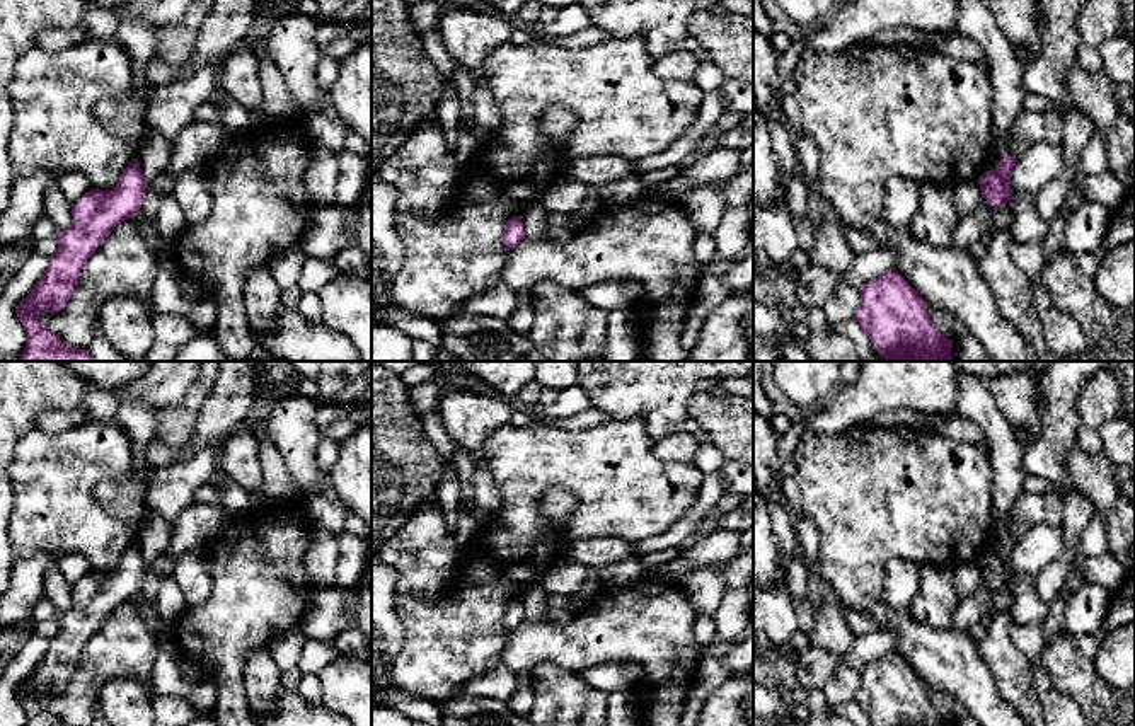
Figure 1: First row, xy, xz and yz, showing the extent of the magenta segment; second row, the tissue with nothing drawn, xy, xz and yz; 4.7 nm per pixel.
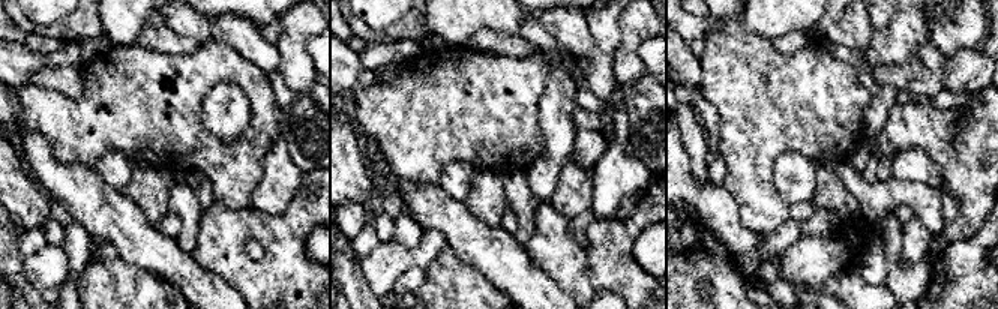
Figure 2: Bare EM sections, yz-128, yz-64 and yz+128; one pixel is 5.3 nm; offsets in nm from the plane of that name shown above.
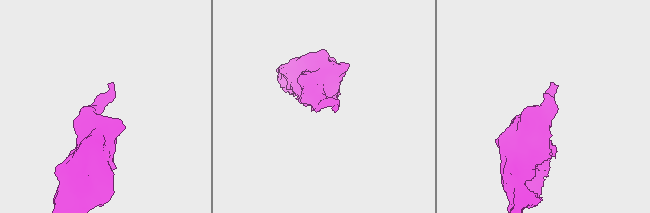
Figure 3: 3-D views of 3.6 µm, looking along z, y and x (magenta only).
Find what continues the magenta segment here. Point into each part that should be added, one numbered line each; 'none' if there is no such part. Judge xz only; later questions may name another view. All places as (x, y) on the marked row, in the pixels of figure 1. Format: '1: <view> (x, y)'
none

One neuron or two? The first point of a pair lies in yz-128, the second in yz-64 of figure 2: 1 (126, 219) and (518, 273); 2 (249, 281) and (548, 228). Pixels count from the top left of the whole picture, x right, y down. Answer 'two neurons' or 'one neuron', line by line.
1: one neuron
2: one neuron

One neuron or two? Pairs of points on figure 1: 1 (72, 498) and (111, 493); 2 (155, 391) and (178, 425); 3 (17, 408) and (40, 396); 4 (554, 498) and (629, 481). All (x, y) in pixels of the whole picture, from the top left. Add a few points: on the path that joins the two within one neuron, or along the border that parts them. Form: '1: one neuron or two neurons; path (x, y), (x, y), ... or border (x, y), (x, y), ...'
1: two neurons; border (101, 479), (94, 489), (94, 498), (125, 520)
2: two neurons; border (195, 379), (179, 401), (161, 409)
3: one neuron; path (23, 403), (34, 396)
4: two neurons; border (575, 495), (566, 489), (547, 489), (539, 512)

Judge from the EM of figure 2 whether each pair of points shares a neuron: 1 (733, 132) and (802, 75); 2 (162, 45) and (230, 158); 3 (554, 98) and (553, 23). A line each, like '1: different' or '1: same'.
1: same
2: different
3: different

